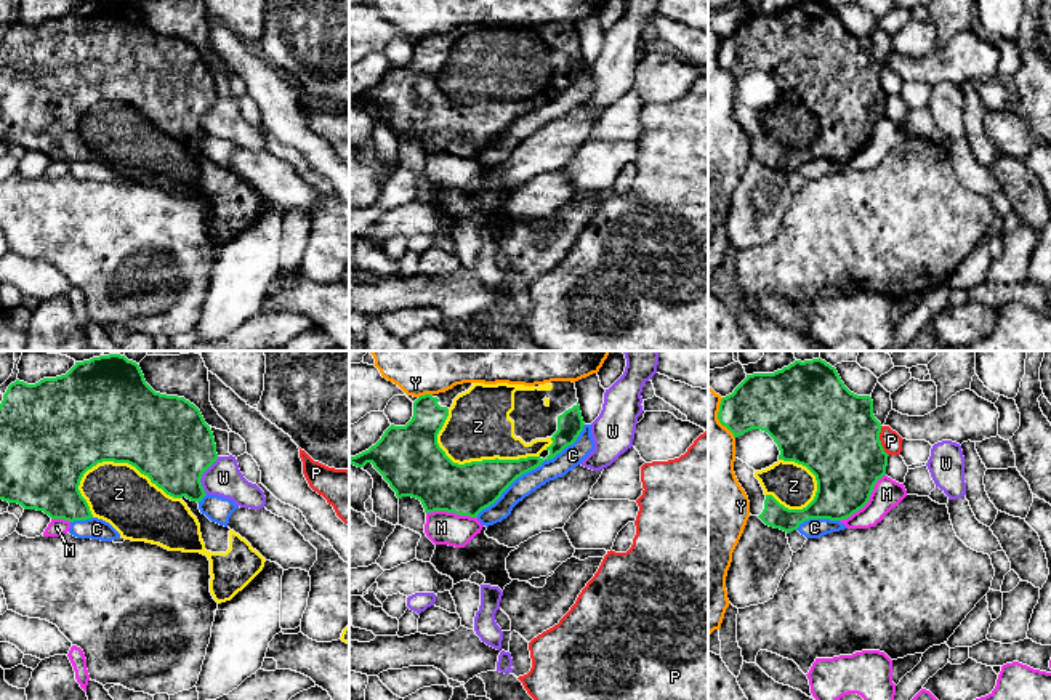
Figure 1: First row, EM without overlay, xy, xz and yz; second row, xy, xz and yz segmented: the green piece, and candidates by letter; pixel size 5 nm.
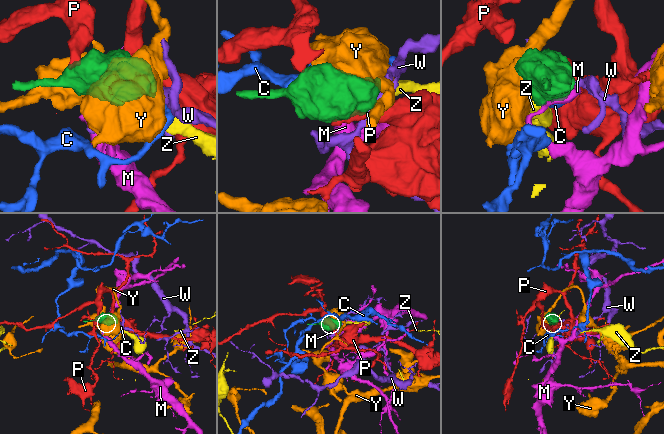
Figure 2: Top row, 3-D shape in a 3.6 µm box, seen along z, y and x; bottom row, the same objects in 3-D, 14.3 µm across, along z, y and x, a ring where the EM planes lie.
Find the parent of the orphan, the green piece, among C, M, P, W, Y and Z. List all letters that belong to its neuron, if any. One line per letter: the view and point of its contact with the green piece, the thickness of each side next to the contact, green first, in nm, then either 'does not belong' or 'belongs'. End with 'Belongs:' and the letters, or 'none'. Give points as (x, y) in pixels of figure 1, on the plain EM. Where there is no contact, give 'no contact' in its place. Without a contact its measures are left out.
C: meets green in xz at (532, 109); 220 nm thick on the green side, 110 nm on the other; does not belong
M: meets green in yz at (867, 143); 380 nm thick on the green side, 150 nm on the other; does not belong
P: meets green in yz at (880, 82); 440 nm thick on the green side, 100 nm on the other; does not belong
W: meets green in xy at (201, 117); 420 nm thick on the green side, 180 nm on the other; does not belong
Y: meets green in xz at (425, 36); 200 nm thick on the green side, 190 nm on the other; does not belong
Z: meets green in xy at (127, 103); 460 nm thick on the green side, 300 nm on the other; belongs
Belongs: Z

